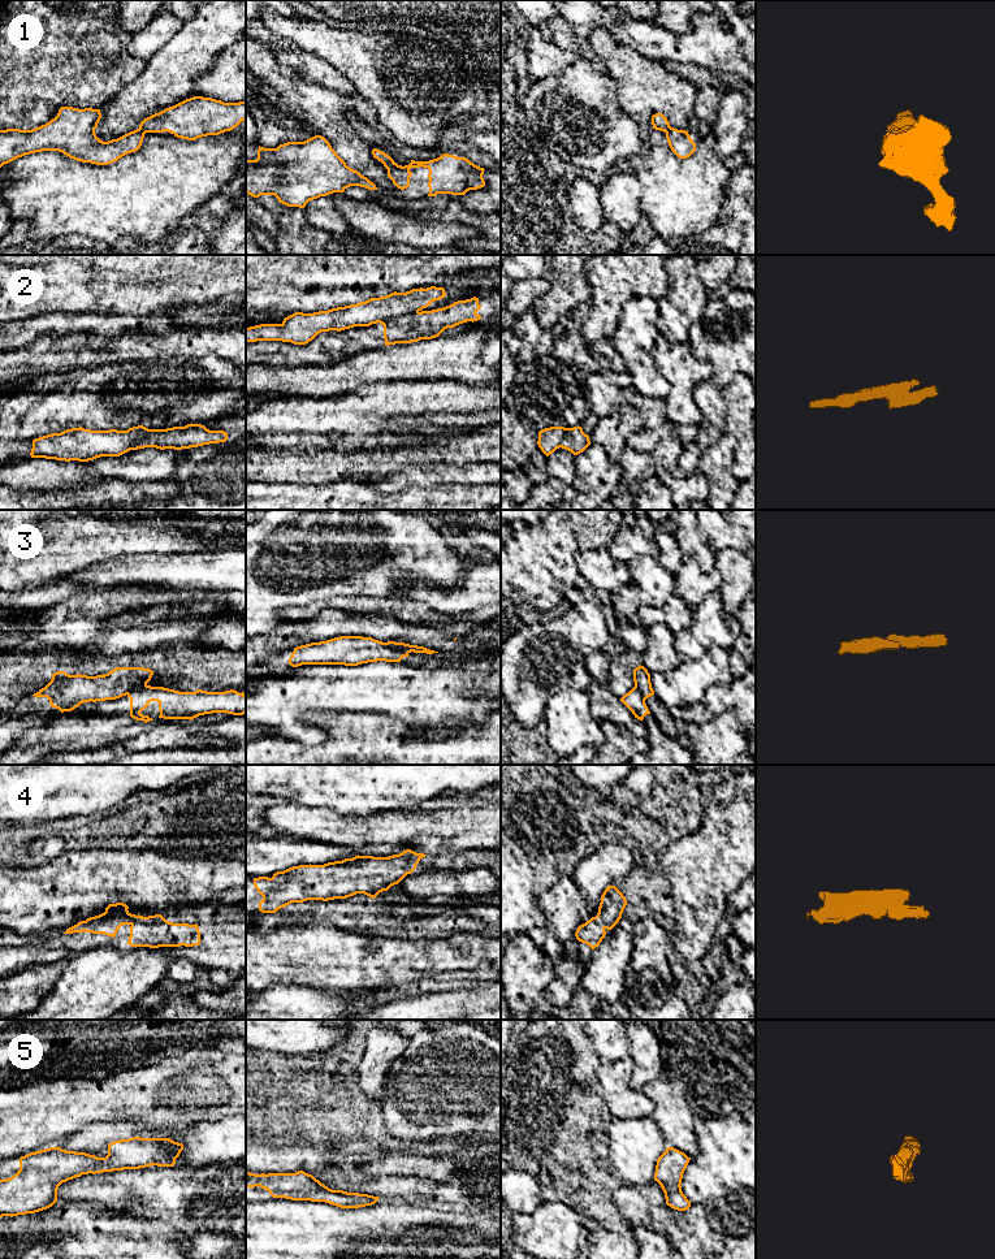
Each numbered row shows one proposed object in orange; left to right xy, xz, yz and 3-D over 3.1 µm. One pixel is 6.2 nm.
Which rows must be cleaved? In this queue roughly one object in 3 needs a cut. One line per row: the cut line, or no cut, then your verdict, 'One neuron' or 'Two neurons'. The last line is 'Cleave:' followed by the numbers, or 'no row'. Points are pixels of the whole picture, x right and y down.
1: No split. One neuron
2: Split along xz (418, 311), (392, 316), (380, 323). Two neurons
3: Split along xz (385, 643), (409, 652). Two neurons
4: No split. One neuron
5: No split. One neuron
Cleave: 2, 3

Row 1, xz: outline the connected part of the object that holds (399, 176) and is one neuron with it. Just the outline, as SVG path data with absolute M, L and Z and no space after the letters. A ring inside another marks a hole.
M373 148L372 155L381 161L388 169L388 177L394 186L405 190L410 186L411 168L427 168L429 170L428 196L437 194L464 195L470 190L477 190L485 186L483 178L484 168L471 163L466 157L444 153L437 159L429 161L411 160L408 165L398 165L389 155Z

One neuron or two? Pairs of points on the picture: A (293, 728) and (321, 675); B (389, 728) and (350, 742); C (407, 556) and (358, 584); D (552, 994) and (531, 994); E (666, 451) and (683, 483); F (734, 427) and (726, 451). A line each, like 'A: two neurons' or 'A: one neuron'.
A: one neuron
B: one neuron
C: one neuron
D: two neurons
E: one neuron
F: two neurons

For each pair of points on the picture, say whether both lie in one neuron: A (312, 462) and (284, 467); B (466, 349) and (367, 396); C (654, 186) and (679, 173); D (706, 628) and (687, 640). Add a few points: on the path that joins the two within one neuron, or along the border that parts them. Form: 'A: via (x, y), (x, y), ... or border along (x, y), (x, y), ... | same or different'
A: via (306, 467), (290, 467) | same
B: border along (427, 383), (373, 383), (366, 385) | different
C: via (661, 186), (666, 186), (673, 180) | same
D: via (701, 634), (692, 640) | same

